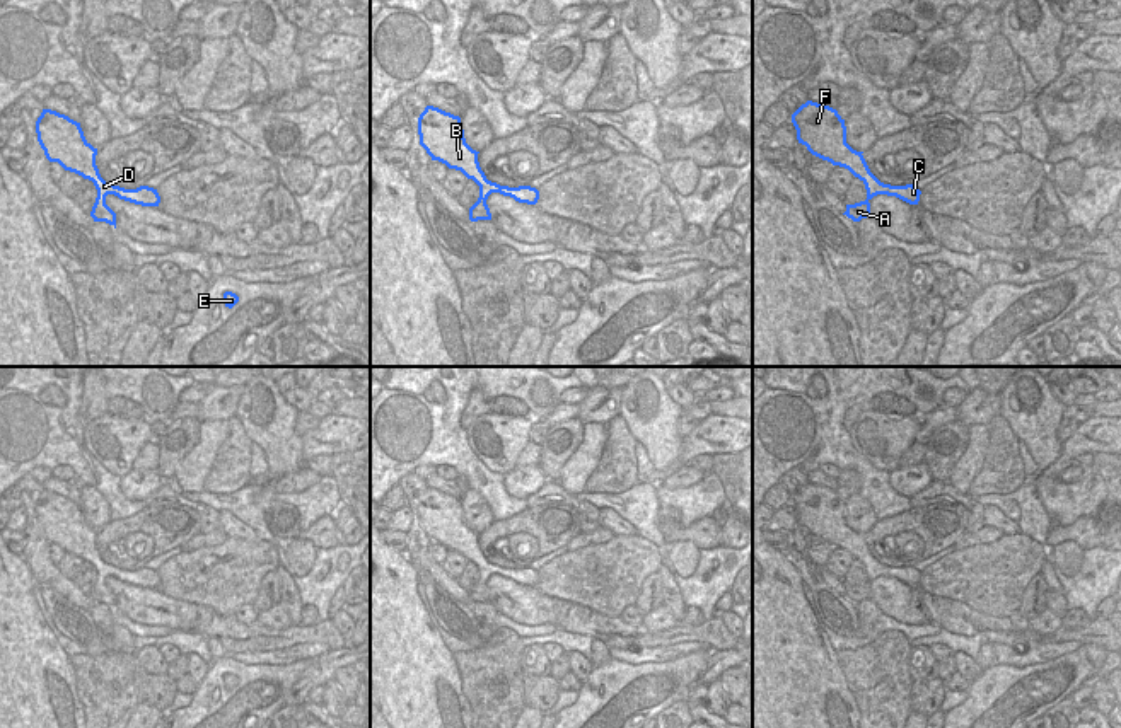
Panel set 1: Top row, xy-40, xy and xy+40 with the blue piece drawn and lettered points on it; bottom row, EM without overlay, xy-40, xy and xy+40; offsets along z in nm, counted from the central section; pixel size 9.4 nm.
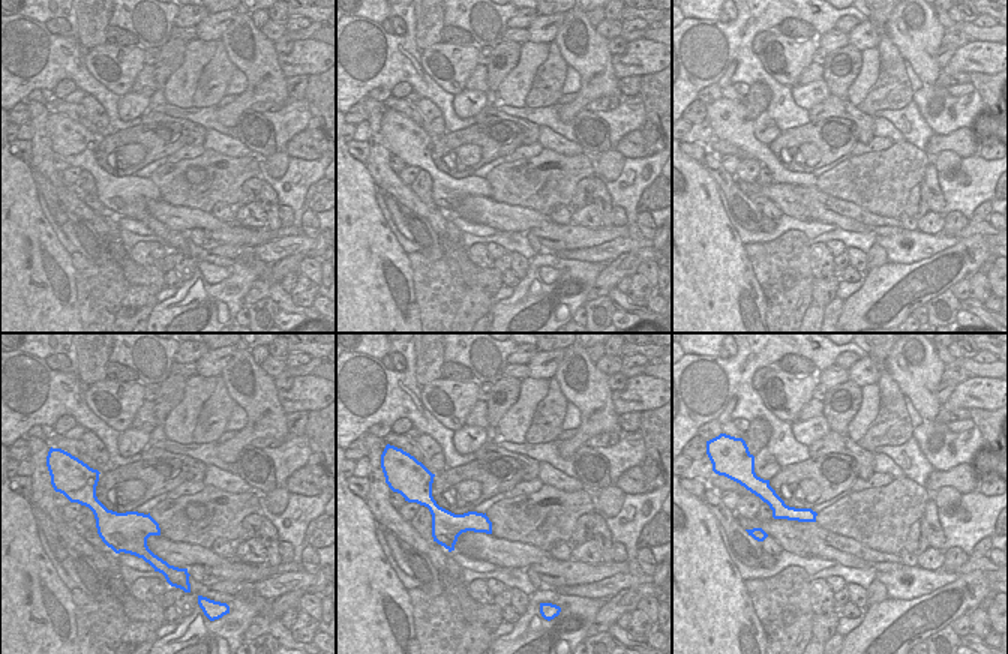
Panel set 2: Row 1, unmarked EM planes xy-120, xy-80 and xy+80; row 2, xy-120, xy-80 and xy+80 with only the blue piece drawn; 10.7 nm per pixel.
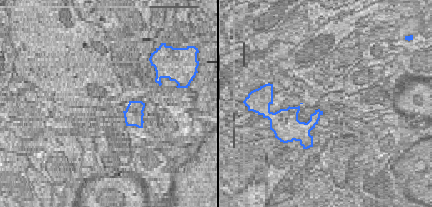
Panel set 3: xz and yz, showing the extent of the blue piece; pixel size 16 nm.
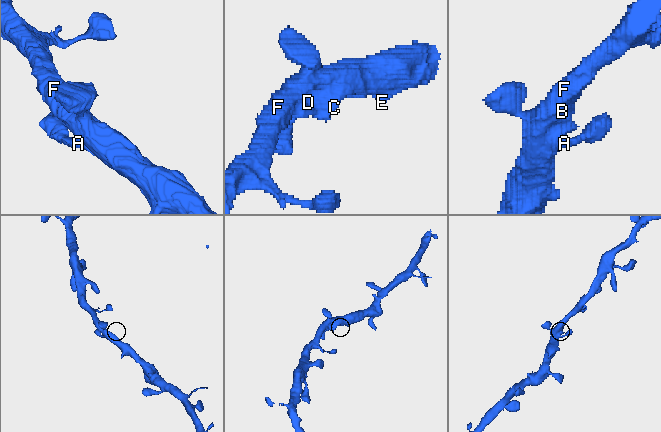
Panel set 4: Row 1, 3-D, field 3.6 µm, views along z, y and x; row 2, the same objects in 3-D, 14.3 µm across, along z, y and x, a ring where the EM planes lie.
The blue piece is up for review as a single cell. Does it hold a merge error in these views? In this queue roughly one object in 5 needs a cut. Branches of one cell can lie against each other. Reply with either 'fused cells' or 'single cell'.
single cell

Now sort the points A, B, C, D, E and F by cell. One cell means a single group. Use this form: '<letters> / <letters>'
A B C D E F

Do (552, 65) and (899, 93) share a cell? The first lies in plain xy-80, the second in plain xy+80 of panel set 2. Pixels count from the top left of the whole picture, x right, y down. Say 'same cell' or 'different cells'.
same cell

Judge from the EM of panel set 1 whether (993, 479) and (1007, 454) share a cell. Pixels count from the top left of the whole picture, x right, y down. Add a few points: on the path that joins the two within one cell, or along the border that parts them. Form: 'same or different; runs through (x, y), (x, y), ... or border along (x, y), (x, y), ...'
same; runs through (1000, 473), (1002, 461)

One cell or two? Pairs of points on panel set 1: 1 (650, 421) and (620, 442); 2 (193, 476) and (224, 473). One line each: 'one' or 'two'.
1: two
2: two

